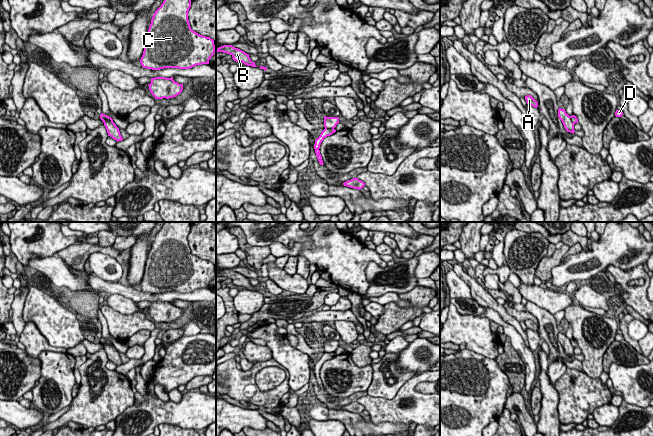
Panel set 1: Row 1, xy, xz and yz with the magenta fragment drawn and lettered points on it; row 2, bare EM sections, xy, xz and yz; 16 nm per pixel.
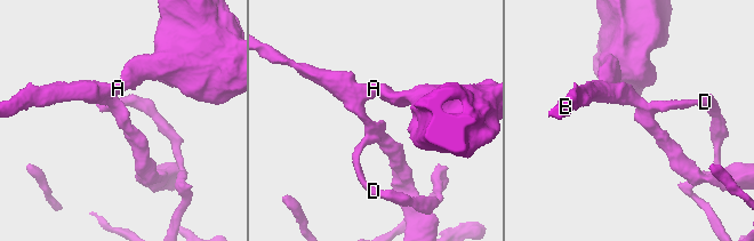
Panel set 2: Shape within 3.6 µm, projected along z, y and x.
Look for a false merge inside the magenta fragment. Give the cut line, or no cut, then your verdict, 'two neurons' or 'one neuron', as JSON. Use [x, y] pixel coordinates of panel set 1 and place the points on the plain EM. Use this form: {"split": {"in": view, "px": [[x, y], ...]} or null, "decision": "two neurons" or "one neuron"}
{"split": {"in": "xy", "px": [[102, 344], [112, 345]]}, "decision": "two neurons"}

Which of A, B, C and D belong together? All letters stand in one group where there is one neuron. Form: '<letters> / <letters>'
A B C / D

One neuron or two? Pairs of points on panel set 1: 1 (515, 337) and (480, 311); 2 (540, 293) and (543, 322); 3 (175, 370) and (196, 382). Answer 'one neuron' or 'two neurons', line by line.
1: one neuron
2: two neurons
3: two neurons

